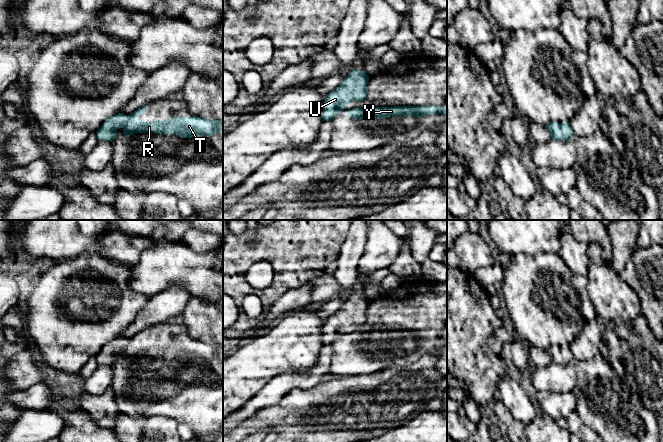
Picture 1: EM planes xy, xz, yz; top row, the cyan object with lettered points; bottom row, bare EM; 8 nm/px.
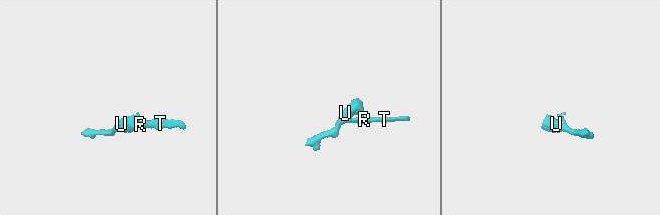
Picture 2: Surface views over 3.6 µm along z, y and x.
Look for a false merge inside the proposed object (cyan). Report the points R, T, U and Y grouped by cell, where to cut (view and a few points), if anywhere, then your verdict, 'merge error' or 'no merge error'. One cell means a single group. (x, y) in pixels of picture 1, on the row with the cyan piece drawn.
R T U Y | no cut | no merge error

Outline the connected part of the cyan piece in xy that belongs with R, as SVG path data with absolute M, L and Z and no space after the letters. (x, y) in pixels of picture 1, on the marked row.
M144 105L128 116L118 113L107 118L96 132L98 139L112 142L117 138L116 130L124 129L124 136L130 137L133 133L160 133L178 135L181 138L191 138L194 135L210 137L217 133L223 133L223 121L215 119L203 119L201 117L173 117L167 121L156 120L151 123L143 122L138 118L144 114L147 106Z

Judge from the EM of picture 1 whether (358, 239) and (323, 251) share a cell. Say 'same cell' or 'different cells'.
different cells

